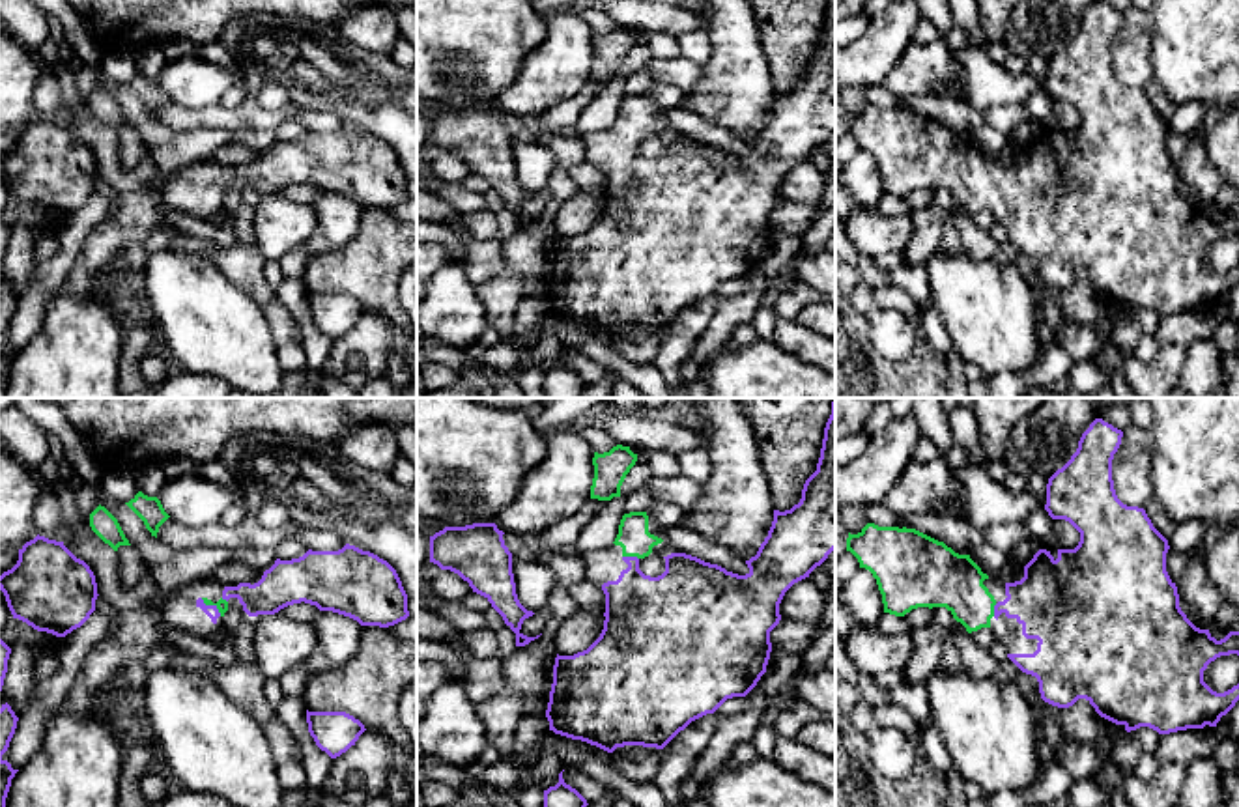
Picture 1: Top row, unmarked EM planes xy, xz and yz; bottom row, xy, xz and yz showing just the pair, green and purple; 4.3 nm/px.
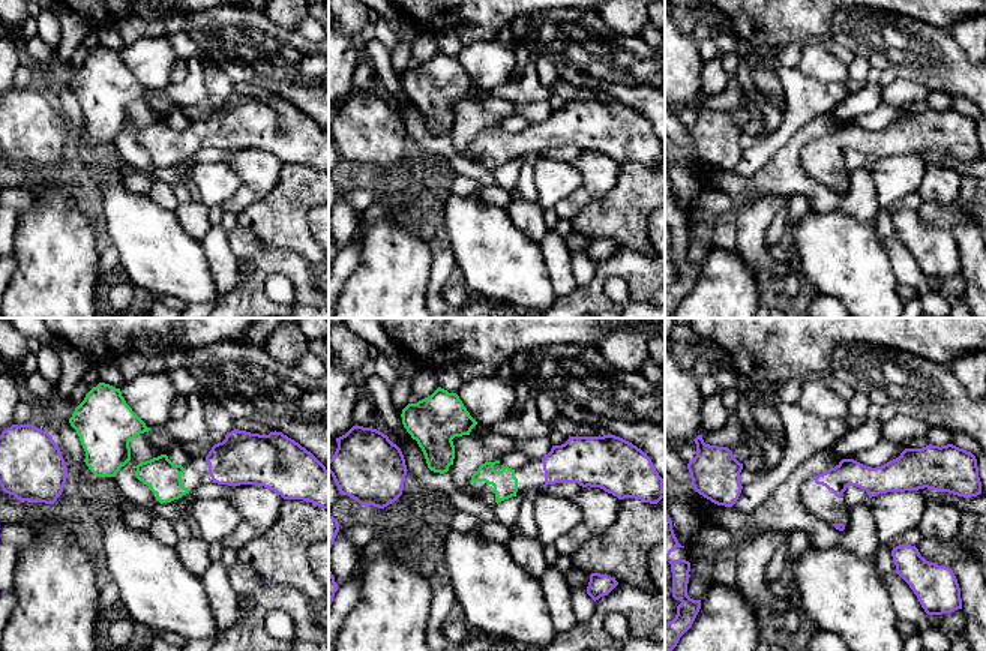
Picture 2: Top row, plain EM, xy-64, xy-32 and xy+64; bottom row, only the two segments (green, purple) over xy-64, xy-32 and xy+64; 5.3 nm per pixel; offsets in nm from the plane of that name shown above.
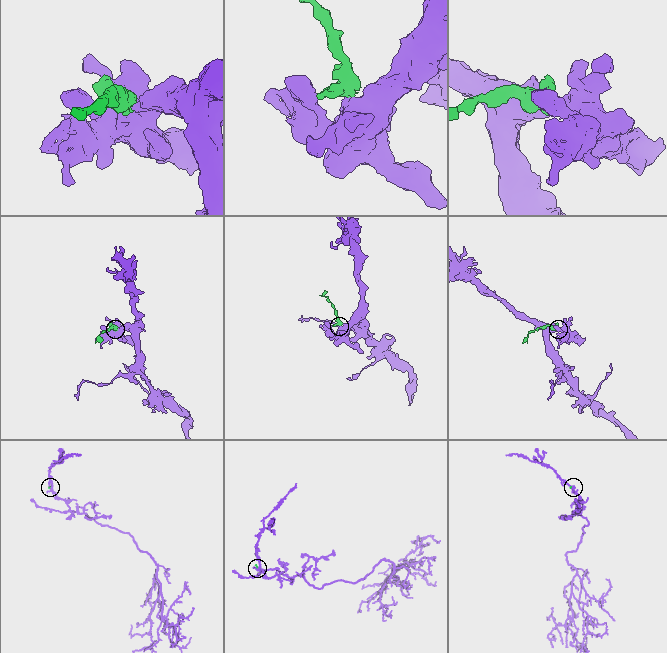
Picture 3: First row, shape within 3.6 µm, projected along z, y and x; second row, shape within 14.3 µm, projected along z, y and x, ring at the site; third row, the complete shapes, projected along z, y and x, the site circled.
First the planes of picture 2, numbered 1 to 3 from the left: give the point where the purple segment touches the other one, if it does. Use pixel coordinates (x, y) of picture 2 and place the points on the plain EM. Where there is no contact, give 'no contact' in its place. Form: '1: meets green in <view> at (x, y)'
1: no contact
2: no contact
3: no contact

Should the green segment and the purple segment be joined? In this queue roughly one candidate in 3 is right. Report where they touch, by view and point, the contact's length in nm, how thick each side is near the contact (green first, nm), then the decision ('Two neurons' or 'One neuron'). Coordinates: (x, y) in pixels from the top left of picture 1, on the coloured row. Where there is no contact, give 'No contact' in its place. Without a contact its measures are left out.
Touches green at xy (212, 604). Shared border 120 nm. Thickness 50 nm (green) against 60 nm. One neuron

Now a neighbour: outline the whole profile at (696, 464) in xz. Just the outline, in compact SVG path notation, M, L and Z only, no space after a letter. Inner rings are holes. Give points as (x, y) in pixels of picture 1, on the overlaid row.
M705 448L684 452L676 458L682 476L706 484L712 476L712 461Z

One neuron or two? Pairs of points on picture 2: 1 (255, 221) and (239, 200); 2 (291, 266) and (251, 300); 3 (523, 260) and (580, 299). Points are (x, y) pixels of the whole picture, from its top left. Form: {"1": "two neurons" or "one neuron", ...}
{"1": "two neurons", "2": "one neuron", "3": "two neurons"}

